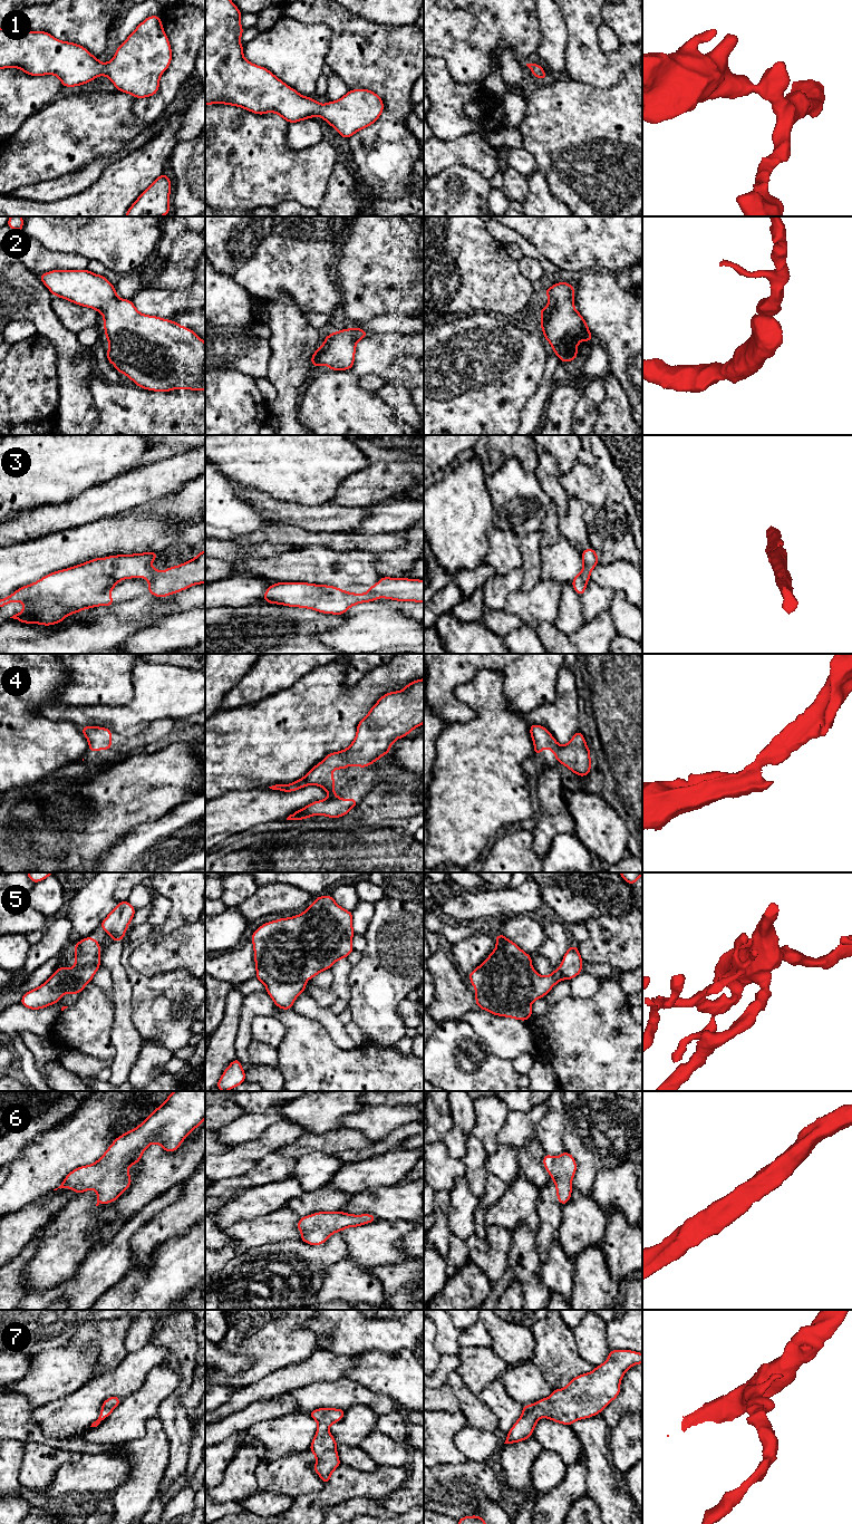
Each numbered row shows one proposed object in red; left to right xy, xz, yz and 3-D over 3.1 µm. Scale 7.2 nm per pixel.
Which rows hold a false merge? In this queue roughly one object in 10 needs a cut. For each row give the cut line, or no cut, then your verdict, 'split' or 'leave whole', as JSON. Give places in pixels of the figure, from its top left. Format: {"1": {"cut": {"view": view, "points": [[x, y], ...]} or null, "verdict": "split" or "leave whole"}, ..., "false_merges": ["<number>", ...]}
{"1": {"cut": null, "verdict": "leave whole"}, "2": {"cut": null, "verdict": "leave whole"}, "3": {"cut": null, "verdict": "leave whole"}, "4": {"cut": null, "verdict": "leave whole"}, "5": {"cut": null, "verdict": "leave whole"}, "6": {"cut": null, "verdict": "leave whole"}, "7": {"cut": null, "verdict": "leave whole"}, "false_merges": []}

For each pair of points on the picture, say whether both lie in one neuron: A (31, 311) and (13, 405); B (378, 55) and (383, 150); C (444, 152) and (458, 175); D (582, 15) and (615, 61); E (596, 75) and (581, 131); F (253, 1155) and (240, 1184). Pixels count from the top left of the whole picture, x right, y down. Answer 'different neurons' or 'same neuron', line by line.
A: different neurons
B: same neuron
C: different neurons
D: same neuron
E: different neurons
F: different neurons

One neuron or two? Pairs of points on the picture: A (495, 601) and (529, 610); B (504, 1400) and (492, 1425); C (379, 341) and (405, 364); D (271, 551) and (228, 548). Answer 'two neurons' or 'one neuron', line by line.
A: two neurons
B: two neurons
C: one neuron
D: one neuron

